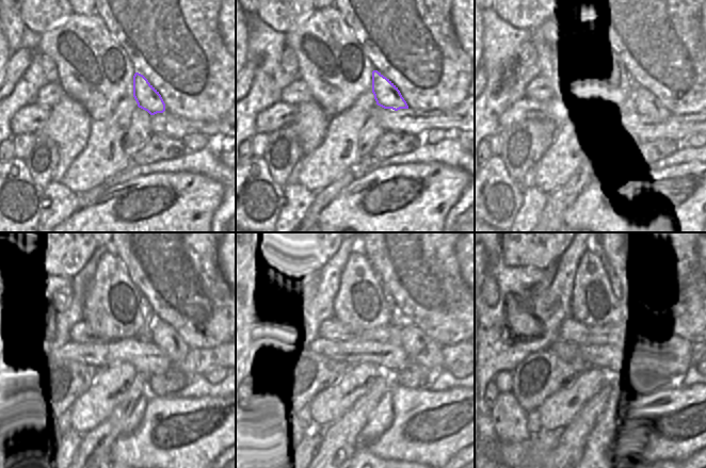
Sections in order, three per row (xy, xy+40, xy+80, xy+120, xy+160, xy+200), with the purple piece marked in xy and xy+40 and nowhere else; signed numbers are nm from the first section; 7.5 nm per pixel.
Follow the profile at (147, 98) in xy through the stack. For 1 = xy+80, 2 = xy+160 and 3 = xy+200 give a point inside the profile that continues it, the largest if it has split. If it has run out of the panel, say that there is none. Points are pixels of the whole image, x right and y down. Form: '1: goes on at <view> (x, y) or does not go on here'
1: goes on at xy+80 (632, 95)
2: goes on at xy+160 (413, 340)
3: goes on at xy+200 (678, 354)

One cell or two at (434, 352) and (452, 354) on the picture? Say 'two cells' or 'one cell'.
two cells

